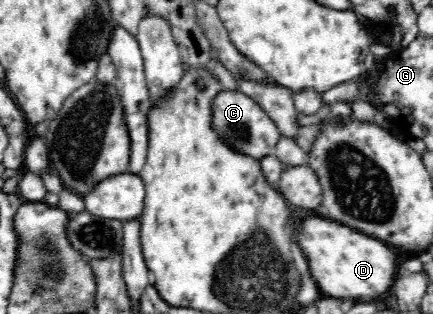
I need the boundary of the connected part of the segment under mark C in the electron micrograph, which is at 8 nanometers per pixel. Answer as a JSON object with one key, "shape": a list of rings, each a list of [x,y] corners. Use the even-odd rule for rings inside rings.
{"shape":[[[219,90],[212,101],[211,127],[233,151],[255,160],[275,155],[281,132],[268,113],[248,95],[236,90]]]}

